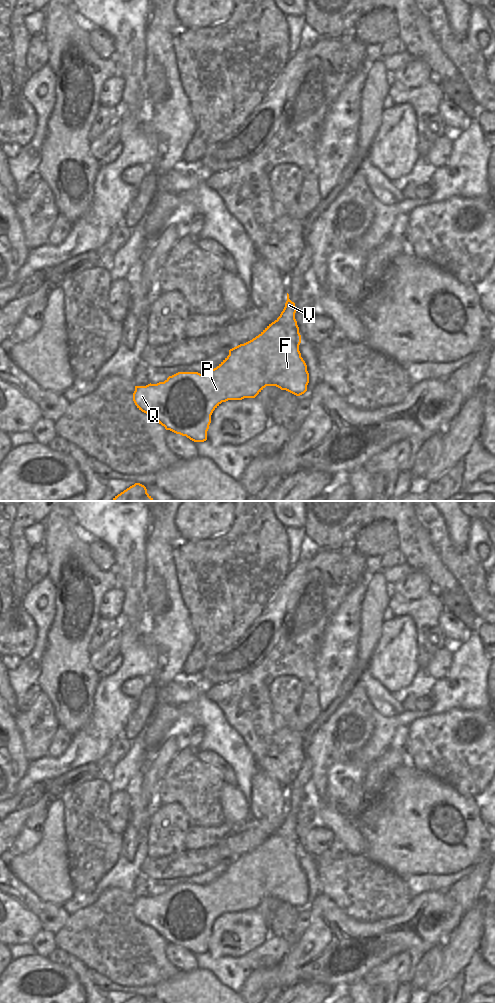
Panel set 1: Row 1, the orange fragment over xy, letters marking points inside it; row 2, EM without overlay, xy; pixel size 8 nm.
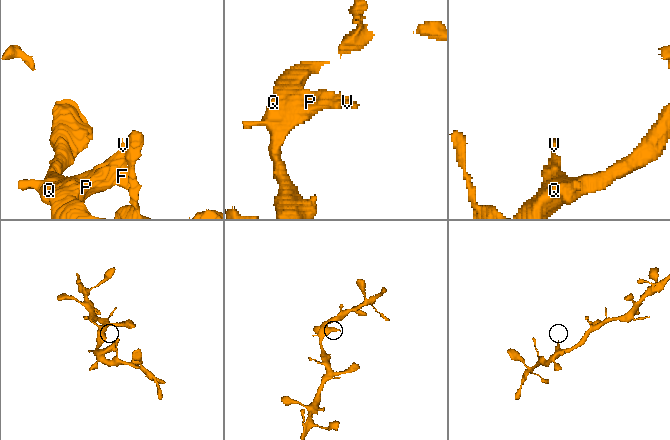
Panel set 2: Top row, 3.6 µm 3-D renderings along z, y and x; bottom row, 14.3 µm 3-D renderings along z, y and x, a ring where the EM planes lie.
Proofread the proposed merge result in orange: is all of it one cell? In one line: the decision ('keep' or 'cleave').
keep

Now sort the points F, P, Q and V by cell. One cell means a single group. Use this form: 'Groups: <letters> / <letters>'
Groups: F P Q V

